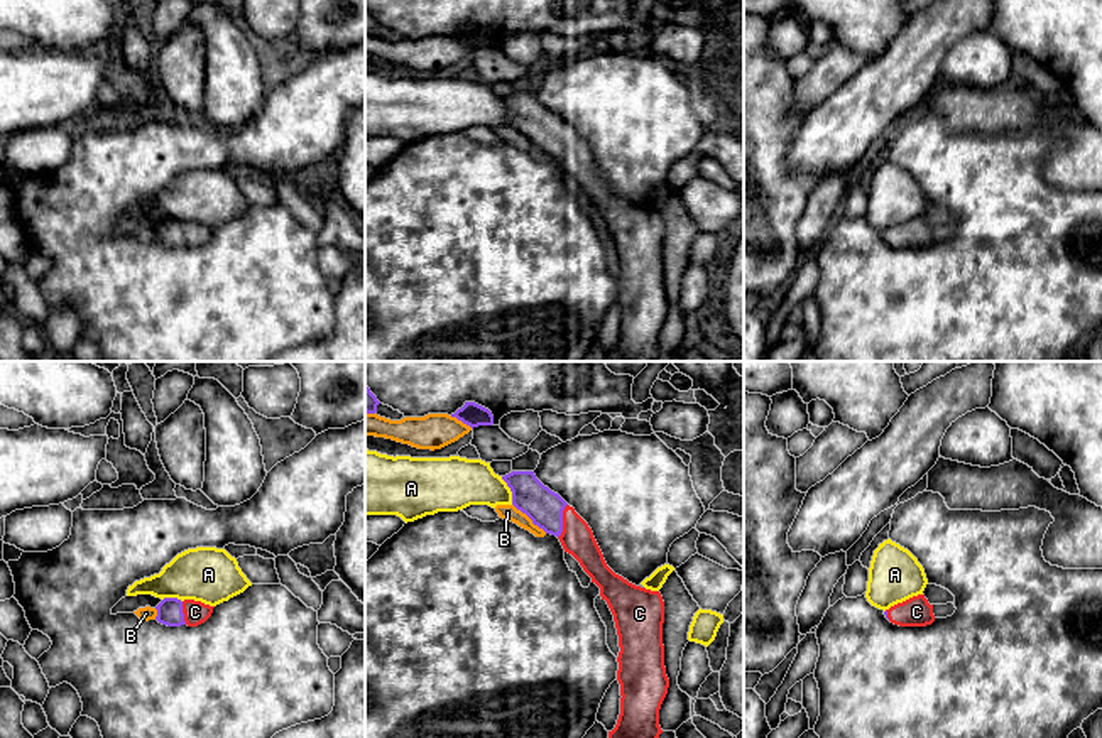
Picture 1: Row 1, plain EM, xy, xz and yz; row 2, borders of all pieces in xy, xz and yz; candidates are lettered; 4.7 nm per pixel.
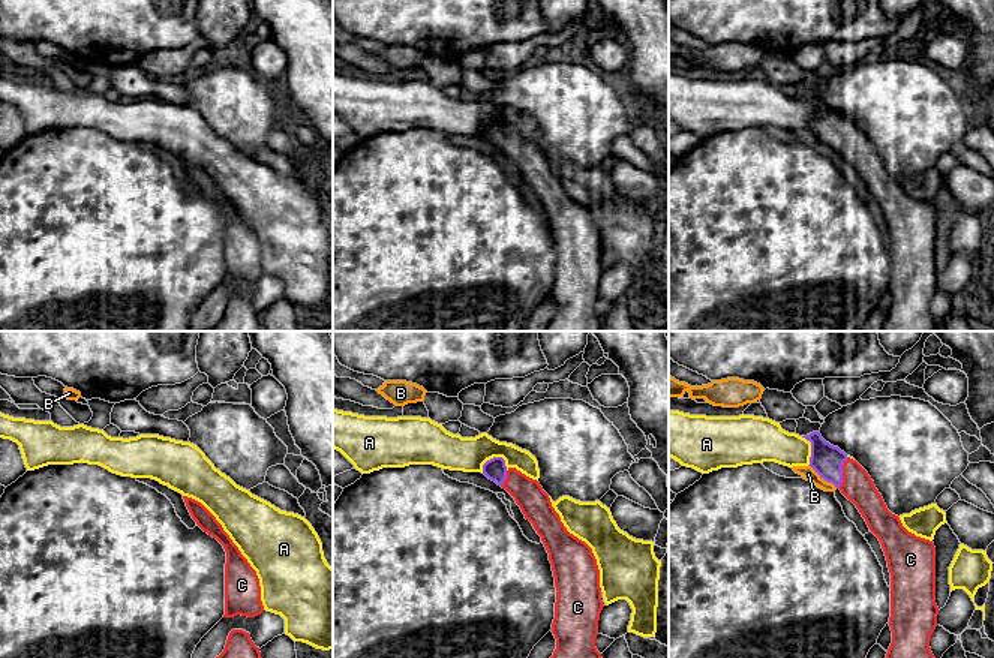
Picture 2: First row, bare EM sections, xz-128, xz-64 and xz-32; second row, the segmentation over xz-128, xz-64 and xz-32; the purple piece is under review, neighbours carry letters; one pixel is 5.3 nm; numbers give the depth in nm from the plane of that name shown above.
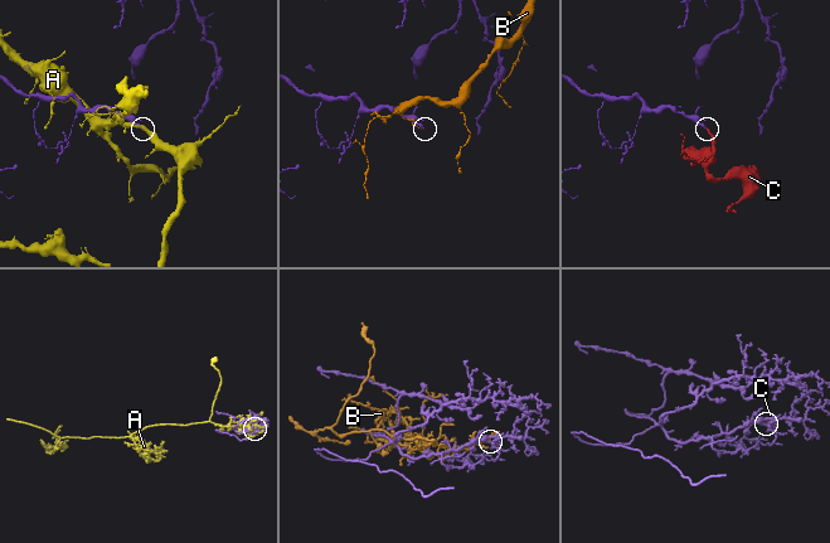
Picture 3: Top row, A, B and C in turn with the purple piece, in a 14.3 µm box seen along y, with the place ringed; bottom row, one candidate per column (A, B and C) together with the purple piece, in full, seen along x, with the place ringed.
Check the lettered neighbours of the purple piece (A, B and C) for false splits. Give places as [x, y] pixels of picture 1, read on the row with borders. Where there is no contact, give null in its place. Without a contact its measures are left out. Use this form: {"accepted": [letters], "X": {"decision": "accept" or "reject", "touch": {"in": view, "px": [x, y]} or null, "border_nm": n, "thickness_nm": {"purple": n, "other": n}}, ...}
{"accepted": ["C"], "A": {"decision": "reject", "touch": {"in": "xz", "px": [511, 490]}, "border_nm": 150, "thickness_nm": {"purple": 170, "other": 240}}, "B": {"decision": "reject", "touch": {"in": "xz", "px": [529, 517]}, "border_nm": 220, "thickness_nm": {"purple": 170, "other": 80}}, "C": {"decision": "accept", "touch": {"in": "xz", "px": [561, 520]}, "border_nm": 170, "thickness_nm": {"purple": 170, "other": 160}}}

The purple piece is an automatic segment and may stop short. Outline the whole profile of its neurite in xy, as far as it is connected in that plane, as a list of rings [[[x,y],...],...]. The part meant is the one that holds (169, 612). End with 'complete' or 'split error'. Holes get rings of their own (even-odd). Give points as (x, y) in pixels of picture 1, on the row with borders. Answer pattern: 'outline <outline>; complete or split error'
outline [[[164,598],[157,606],[155,620],[167,627],[198,627],[205,623],[215,606],[205,605],[194,600],[177,600],[177,598]]]; split error

